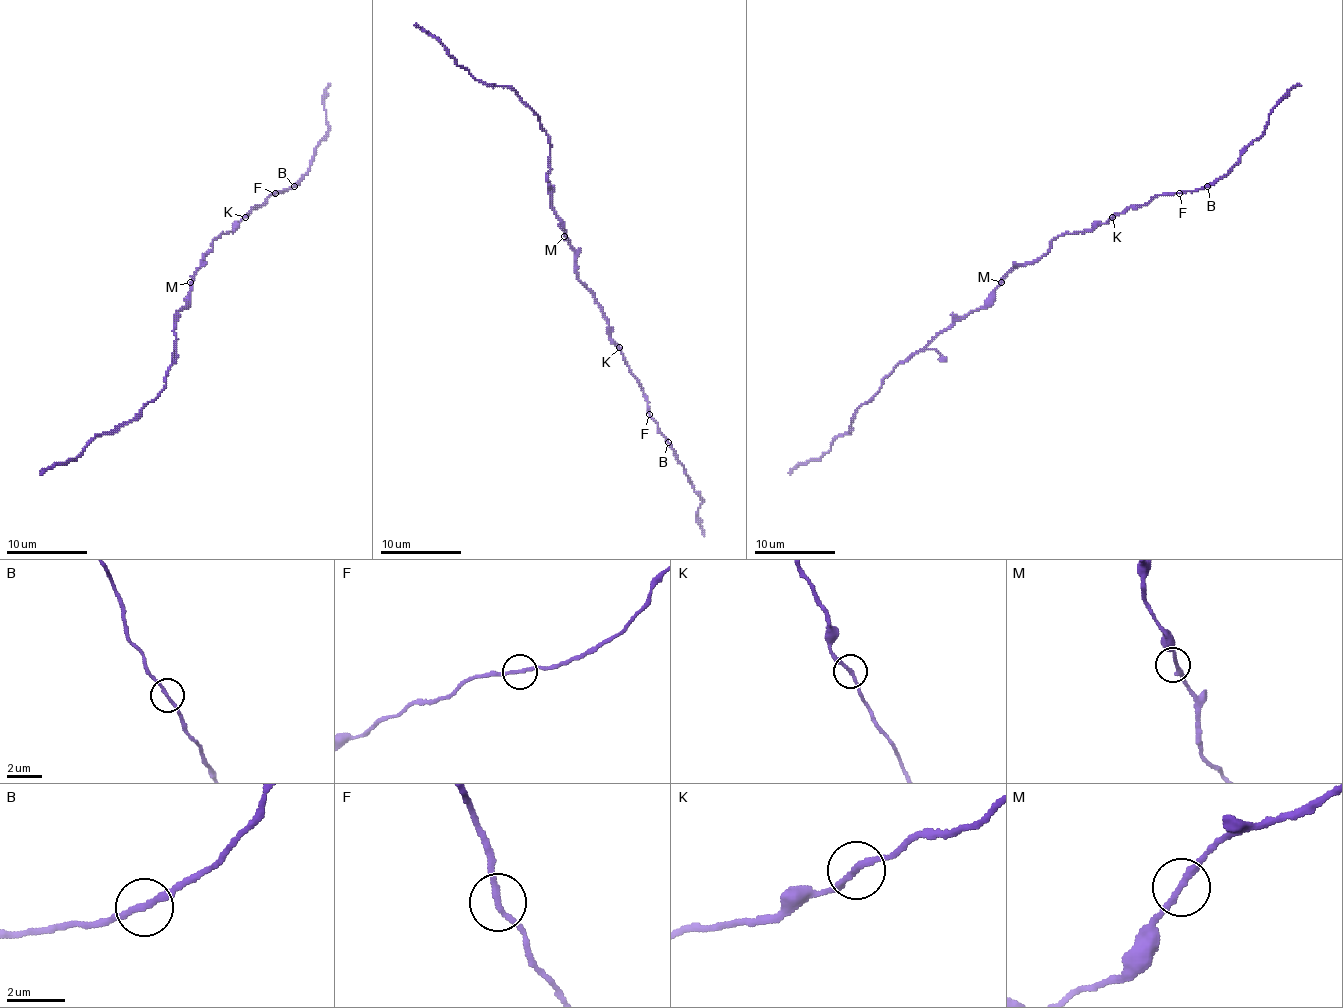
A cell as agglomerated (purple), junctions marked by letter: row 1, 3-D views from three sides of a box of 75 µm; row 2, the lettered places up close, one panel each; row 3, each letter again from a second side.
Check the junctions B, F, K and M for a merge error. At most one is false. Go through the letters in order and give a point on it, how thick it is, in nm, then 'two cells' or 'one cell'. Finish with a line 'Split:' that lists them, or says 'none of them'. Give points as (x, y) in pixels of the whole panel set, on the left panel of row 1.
B: (294, 186) | 200 nm | two cells
F: (275, 193) | 200 nm | one cell
K: (245, 217) | 200 nm | one cell
M: (190, 282) | 200 nm | one cell
Split: B

